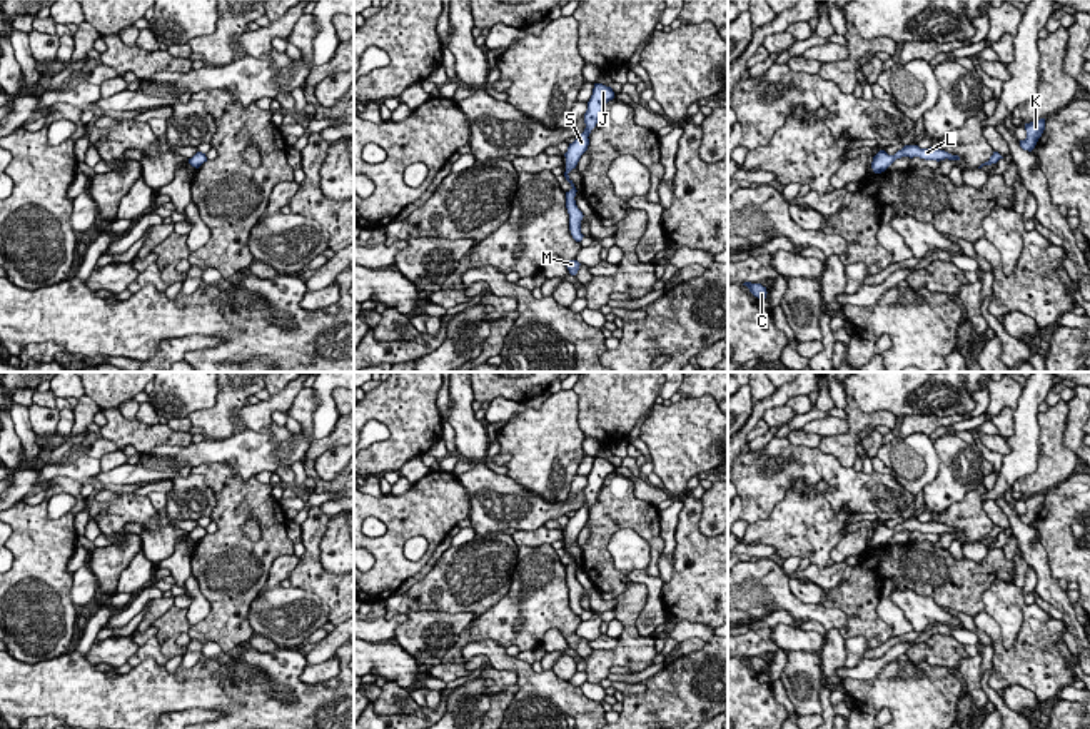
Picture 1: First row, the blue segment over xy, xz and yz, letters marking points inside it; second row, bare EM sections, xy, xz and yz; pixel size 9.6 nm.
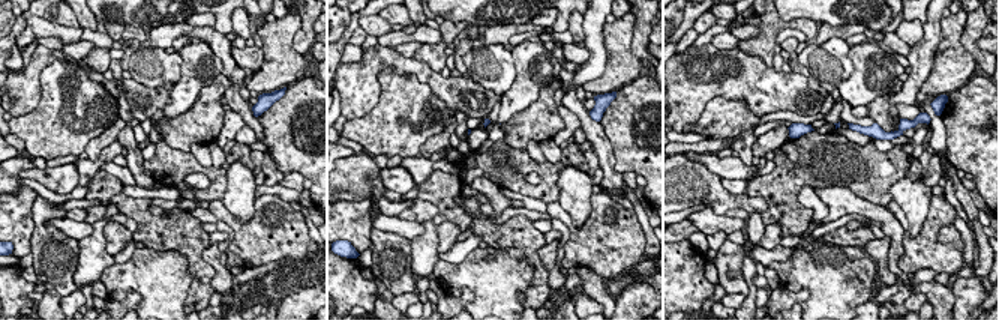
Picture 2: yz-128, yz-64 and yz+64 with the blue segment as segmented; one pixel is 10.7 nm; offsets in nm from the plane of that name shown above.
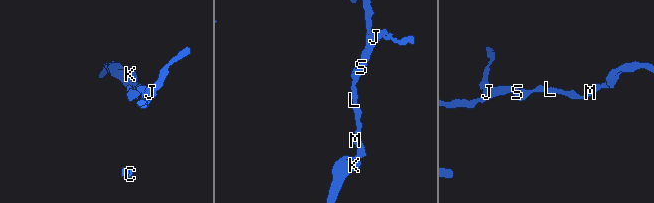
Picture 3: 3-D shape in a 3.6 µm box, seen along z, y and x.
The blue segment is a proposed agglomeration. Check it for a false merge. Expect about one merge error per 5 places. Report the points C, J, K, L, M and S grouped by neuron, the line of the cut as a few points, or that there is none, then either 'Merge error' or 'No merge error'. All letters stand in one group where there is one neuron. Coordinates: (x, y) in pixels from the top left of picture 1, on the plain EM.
Groups: C J K L M S. No split. No merge error

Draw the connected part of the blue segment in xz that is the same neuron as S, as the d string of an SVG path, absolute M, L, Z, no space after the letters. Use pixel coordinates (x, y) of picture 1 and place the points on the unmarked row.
M594 457L593 469L588 475L588 484L584 487L586 502L579 510L576 510L576 514L573 517L569 517L568 525L564 527L564 530L566 530L564 551L573 561L569 566L566 566L566 582L569 587L569 604L571 604L571 609L576 616L581 616L584 611L581 607L581 594L584 589L576 579L574 571L576 571L578 564L576 564L576 561L568 547L573 542L576 542L581 529L588 524L588 519L589 519L588 510L589 510L591 504L596 500L598 492L603 487L604 479L613 472L614 472L614 465L611 460L606 460L603 457Z

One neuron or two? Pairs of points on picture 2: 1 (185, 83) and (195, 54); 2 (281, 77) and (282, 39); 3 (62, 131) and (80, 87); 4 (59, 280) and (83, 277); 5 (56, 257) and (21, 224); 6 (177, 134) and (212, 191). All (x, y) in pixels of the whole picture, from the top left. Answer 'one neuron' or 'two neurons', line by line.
1: one neuron
2: one neuron
3: one neuron
4: two neurons
5: two neurons
6: two neurons

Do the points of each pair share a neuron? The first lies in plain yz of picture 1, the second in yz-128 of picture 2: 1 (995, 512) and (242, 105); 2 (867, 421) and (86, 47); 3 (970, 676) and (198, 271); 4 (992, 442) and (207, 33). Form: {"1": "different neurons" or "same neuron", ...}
{"1": "different neurons", "2": "different neurons", "3": "different neurons", "4": "different neurons"}

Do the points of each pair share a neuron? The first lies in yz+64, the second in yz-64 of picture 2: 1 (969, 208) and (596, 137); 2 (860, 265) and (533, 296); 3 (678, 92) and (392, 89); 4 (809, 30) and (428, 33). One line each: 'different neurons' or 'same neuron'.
1: same neuron
2: different neurons
3: different neurons
4: different neurons

